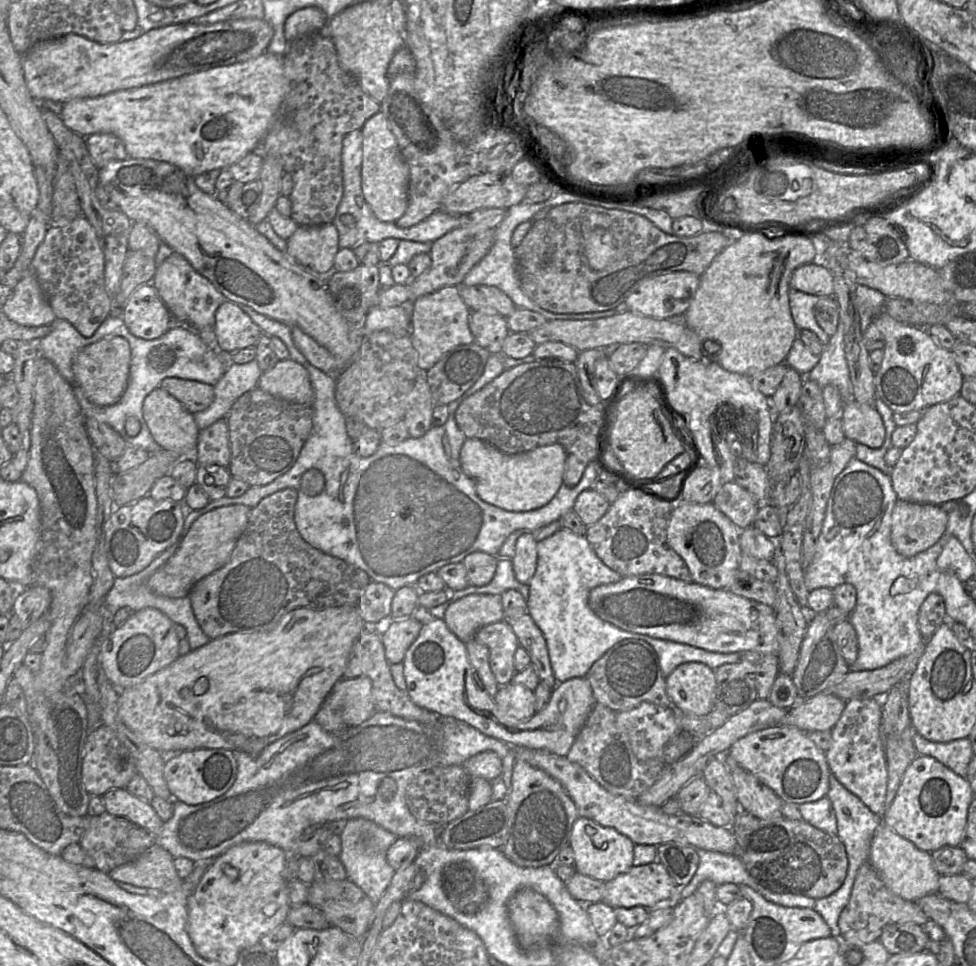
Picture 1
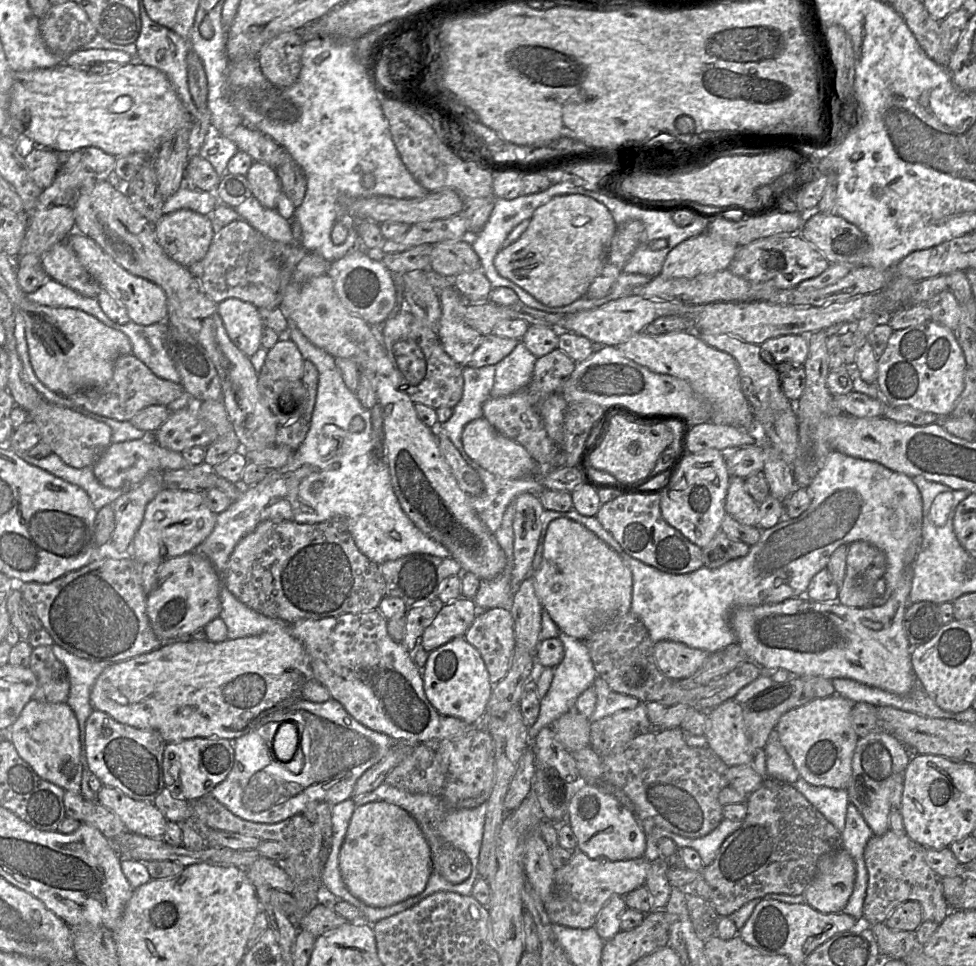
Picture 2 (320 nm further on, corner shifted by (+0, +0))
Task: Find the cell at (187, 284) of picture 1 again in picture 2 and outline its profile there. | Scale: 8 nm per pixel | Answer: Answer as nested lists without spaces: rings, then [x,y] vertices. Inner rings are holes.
[[[179,209],[163,214],[154,230],[165,253],[177,263],[189,267],[206,255],[215,234],[215,225],[210,215]]]

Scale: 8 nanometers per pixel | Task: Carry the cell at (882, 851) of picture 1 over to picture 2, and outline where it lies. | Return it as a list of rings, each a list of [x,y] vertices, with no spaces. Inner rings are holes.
[[[834,694],[826,698],[816,698],[783,714],[775,726],[780,742],[790,755],[799,776],[815,786],[846,789],[852,774],[851,762],[856,743],[859,739],[854,732],[850,714],[854,703]]]

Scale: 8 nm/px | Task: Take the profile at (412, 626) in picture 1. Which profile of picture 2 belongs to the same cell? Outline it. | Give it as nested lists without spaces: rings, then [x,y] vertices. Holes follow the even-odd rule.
[[[460,596],[456,601],[447,603],[423,632],[421,648],[432,652],[454,638],[464,637],[477,615],[473,598]]]

